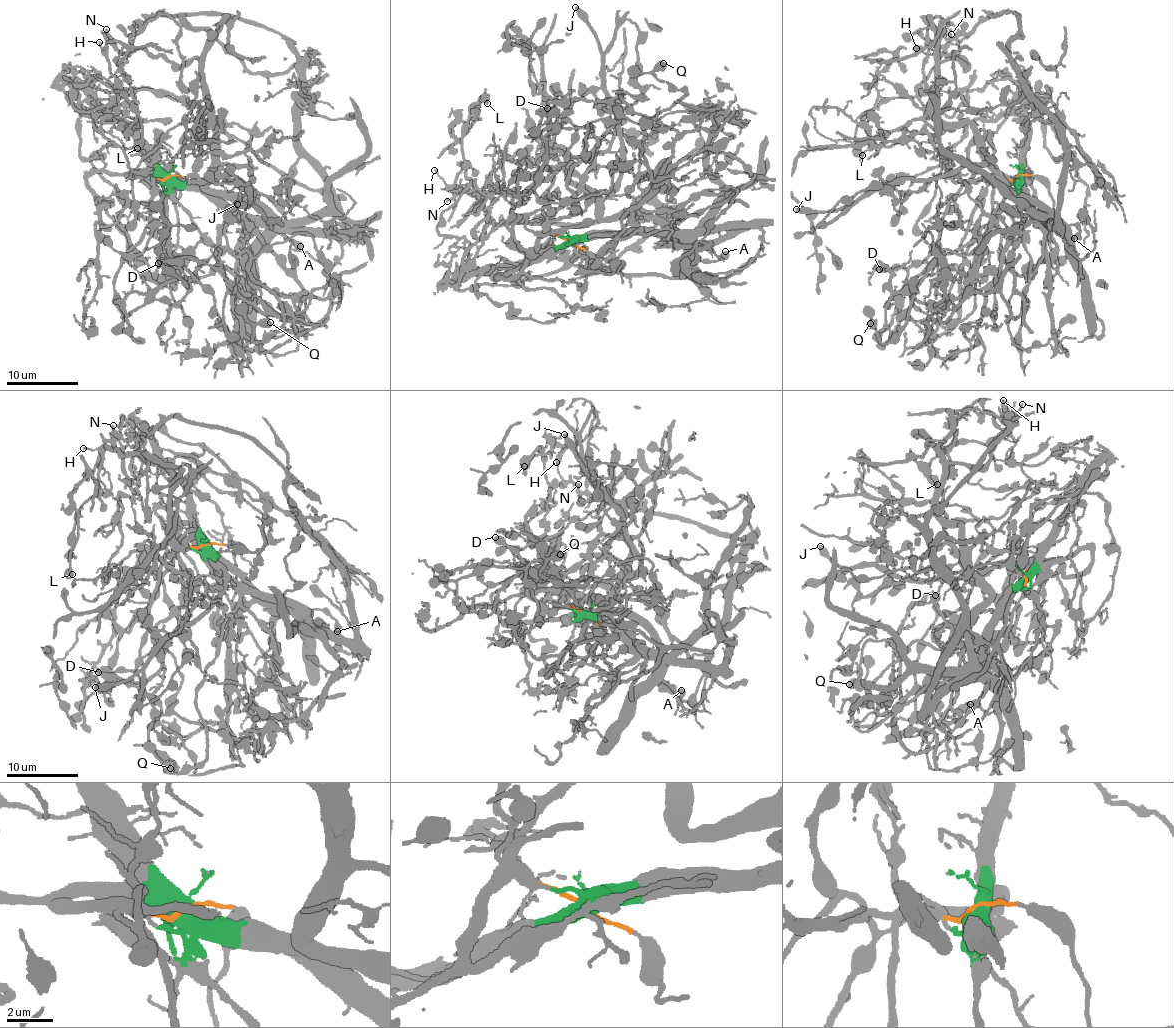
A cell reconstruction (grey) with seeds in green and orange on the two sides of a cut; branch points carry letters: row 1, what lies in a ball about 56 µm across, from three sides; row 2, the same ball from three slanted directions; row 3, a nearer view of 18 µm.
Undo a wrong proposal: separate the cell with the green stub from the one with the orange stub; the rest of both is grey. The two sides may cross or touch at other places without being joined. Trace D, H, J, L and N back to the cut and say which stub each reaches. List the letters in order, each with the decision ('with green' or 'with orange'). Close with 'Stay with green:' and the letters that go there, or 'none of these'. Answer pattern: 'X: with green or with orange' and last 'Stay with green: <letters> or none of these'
D: with orange
H: with orange
J: with orange
L: with orange
N: with orange
Stay with green: none of these

